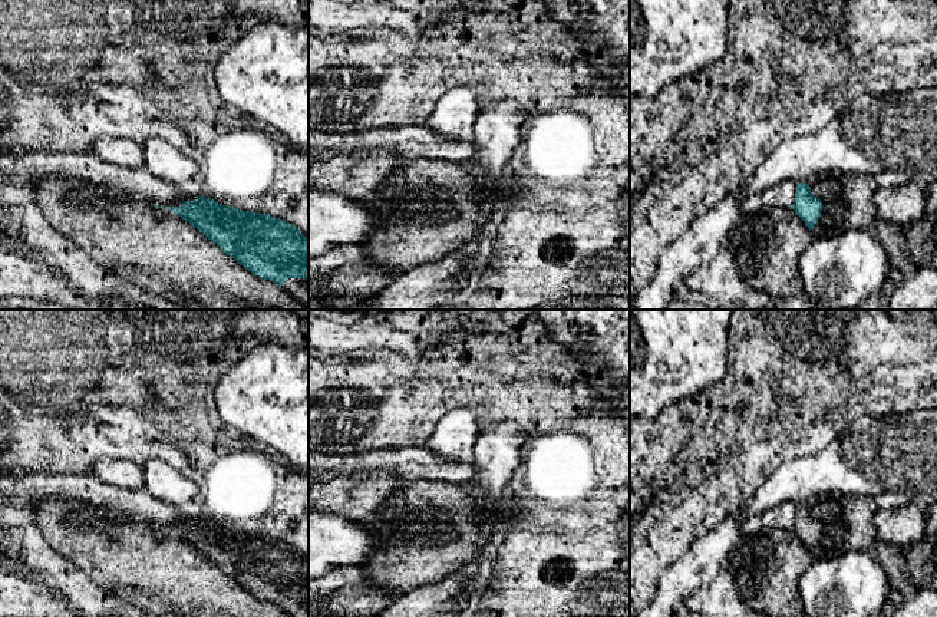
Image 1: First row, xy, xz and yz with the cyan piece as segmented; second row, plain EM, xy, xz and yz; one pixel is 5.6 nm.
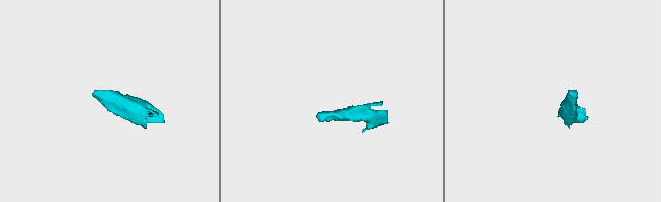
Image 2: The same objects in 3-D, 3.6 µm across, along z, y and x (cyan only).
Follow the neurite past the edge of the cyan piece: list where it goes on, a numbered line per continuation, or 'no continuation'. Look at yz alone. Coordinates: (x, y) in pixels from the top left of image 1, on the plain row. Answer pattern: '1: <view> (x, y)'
1: yz (848, 521)

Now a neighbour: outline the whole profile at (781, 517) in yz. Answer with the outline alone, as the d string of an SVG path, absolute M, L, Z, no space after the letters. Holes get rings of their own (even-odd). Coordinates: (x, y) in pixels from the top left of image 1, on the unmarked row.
M782 502L761 515L761 524L765 529L792 529L795 522L796 504Z

